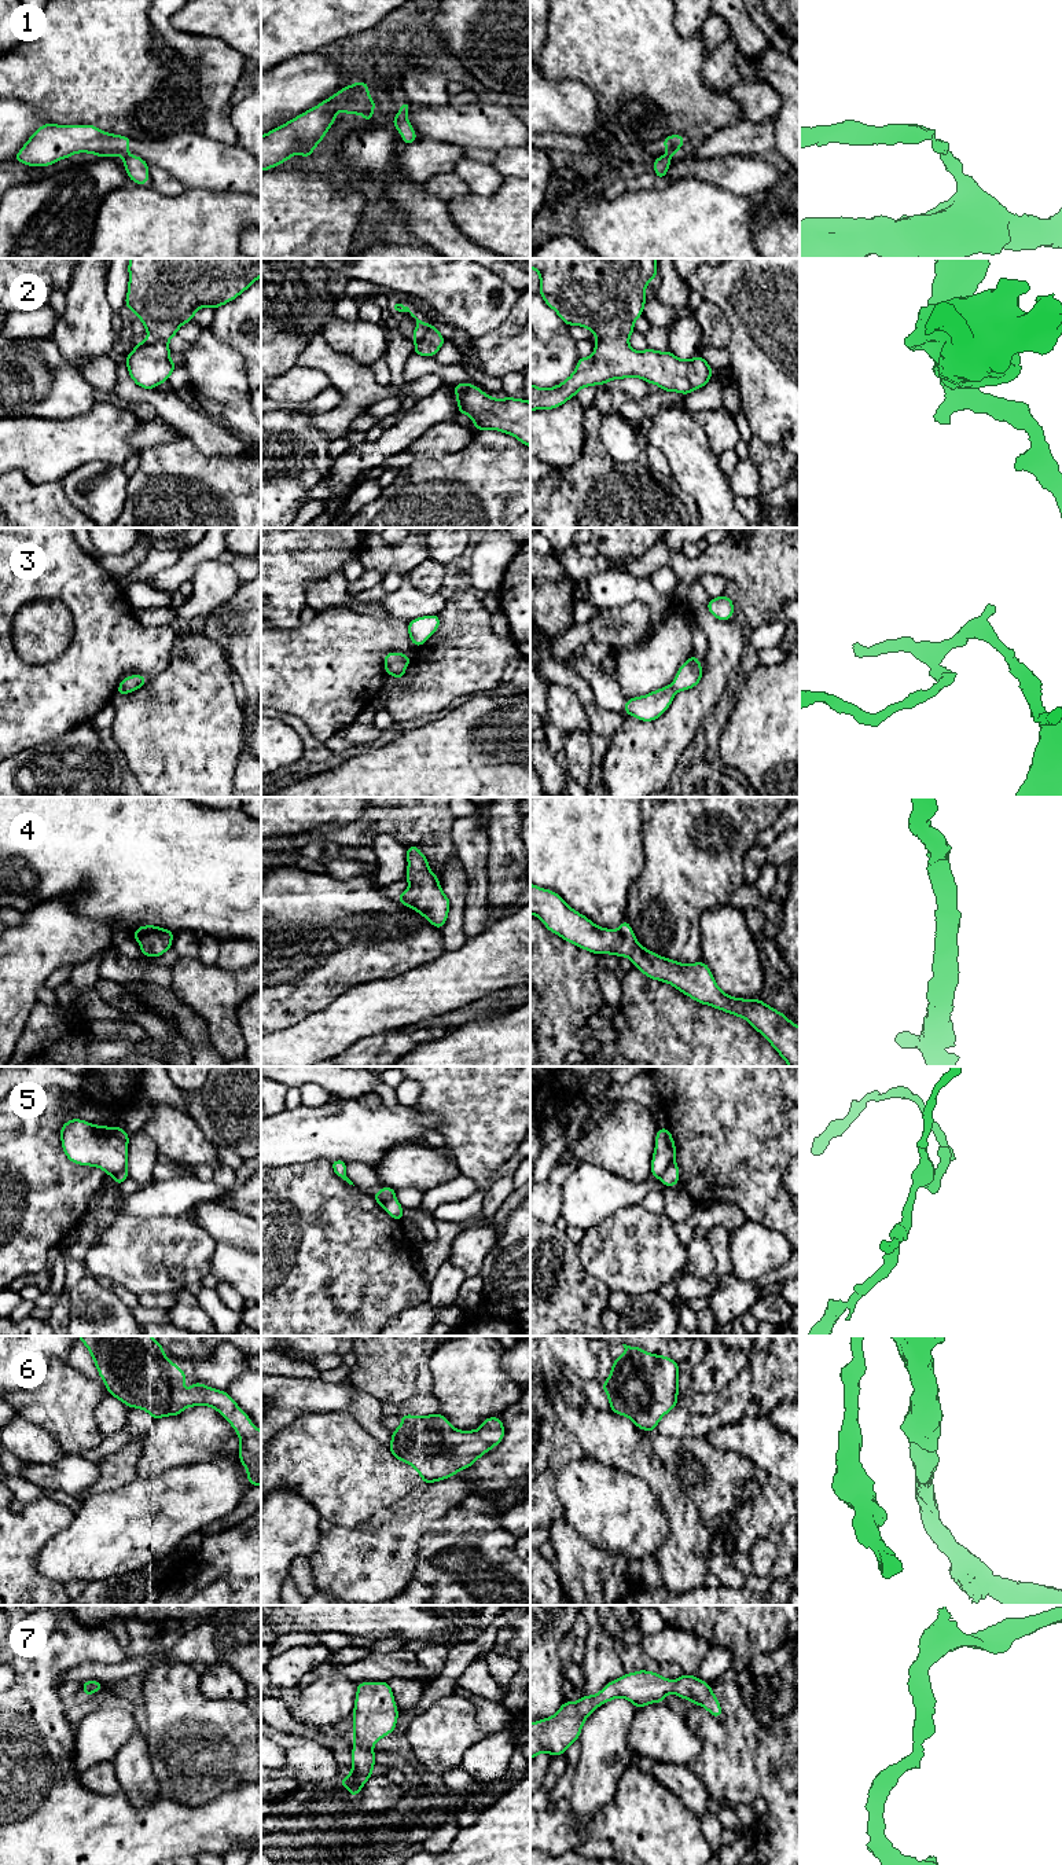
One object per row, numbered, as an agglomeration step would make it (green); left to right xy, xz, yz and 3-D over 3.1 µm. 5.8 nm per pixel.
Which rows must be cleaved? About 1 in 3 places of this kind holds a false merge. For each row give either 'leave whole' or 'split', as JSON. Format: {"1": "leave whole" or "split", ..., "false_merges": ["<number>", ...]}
{"1": "split", "2": "leave whole", "3": "split", "4": "leave whole", "5": "split", "6": "leave whole", "7": "leave whole", "false_merges": ["1", "3", "5"]}

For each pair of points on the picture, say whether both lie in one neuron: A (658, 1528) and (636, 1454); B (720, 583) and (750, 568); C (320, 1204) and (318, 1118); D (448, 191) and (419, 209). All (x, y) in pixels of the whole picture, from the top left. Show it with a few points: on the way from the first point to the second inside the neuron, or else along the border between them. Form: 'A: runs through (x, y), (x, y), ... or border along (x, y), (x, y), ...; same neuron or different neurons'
A: border along (616, 1468), (636, 1475), (651, 1490), (662, 1511); different neurons
B: border along (726, 580), (717, 575), (702, 575), (695, 582); different neurons
C: border along (330, 1160), (313, 1159), (287, 1167); different neurons
D: border along (422, 186), (427, 193), (445, 202); different neurons

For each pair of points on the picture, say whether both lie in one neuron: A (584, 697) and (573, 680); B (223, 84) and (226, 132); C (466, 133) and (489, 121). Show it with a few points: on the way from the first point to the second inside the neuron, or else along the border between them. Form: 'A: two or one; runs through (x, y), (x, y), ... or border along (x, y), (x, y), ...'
A: one; runs through (584, 693), (577, 685)
B: one; runs through (216, 96), (216, 120)
C: one; runs through (471, 128), (477, 124), (484, 124)

